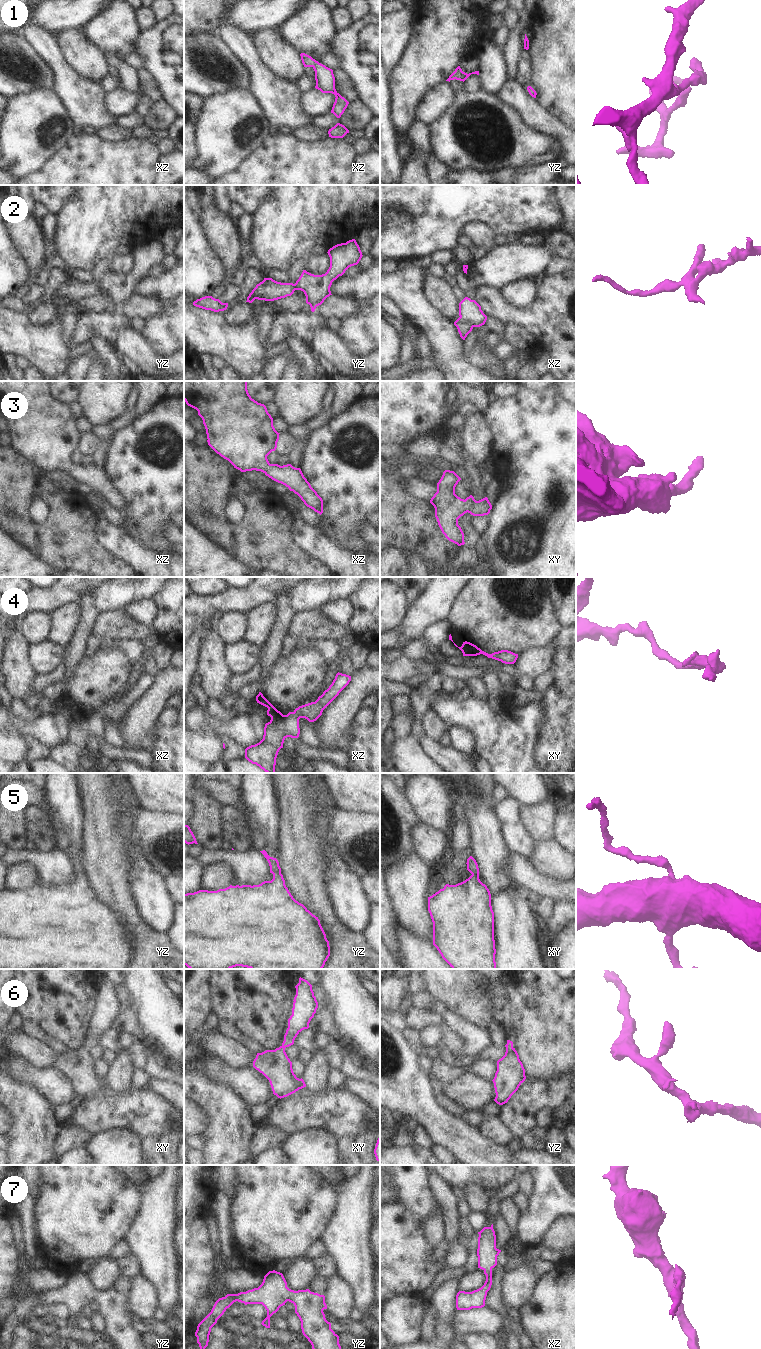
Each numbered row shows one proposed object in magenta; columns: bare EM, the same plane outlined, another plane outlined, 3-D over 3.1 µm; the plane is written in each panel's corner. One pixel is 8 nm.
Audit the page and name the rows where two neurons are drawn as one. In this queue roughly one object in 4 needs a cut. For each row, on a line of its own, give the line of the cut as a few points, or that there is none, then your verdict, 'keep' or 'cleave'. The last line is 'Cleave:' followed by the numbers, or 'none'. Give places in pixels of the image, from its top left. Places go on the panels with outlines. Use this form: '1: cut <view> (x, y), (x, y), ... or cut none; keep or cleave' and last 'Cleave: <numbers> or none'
1: cut none; keep
2: cut none; keep
3: cut none; keep
4: cut none; keep
5: cut none; keep
6: cut none; keep
7: cut none; keep
Cleave: none

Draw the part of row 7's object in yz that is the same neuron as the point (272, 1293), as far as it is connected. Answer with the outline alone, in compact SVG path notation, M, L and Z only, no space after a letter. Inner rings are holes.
M269 1271L258 1288L227 1294L219 1298L211 1312L198 1324L195 1336L200 1349L208 1346L211 1328L234 1302L262 1304L267 1310L267 1317L262 1325L270 1328L270 1317L287 1301L295 1306L295 1313L301 1321L303 1335L312 1345L312 1349L341 1349L339 1336L331 1329L331 1323L323 1312L327 1309L325 1296L311 1292L309 1289L294 1291L287 1287L282 1273Z

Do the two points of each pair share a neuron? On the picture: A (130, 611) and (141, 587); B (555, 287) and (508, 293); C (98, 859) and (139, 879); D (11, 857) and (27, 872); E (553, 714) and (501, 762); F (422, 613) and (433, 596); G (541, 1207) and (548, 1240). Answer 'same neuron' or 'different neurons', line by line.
A: different neurons
B: different neurons
C: different neurons
D: different neurons
E: different neurons
F: same neuron
G: different neurons

